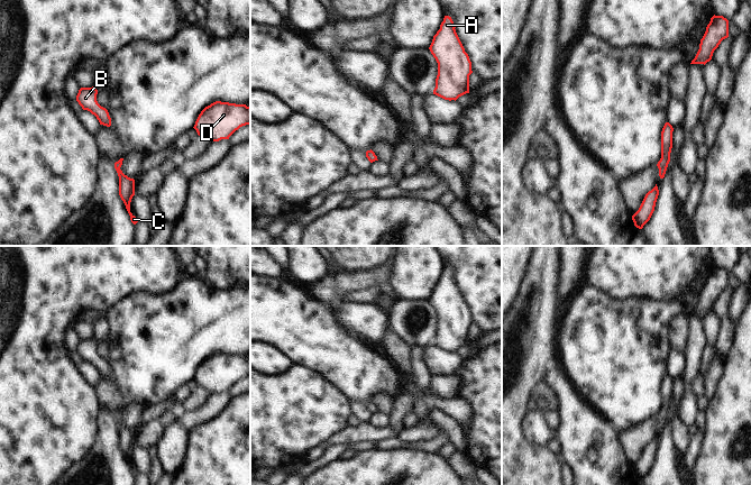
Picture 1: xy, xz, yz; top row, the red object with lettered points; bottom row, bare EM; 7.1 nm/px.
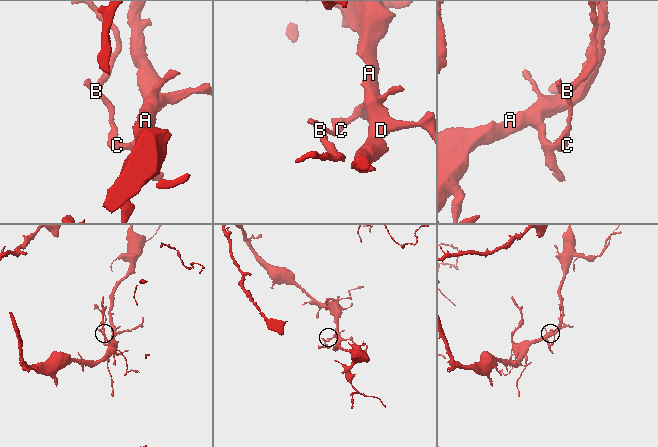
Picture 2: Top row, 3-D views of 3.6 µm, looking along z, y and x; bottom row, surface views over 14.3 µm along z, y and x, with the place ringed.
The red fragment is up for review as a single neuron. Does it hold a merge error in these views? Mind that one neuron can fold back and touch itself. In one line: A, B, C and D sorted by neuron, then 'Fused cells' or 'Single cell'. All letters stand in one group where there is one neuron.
Groups: A B C D. Single cell

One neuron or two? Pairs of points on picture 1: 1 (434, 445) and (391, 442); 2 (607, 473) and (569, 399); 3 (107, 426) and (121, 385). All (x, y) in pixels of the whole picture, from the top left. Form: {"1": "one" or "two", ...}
{"1": "one", "2": "one", "3": "two"}

